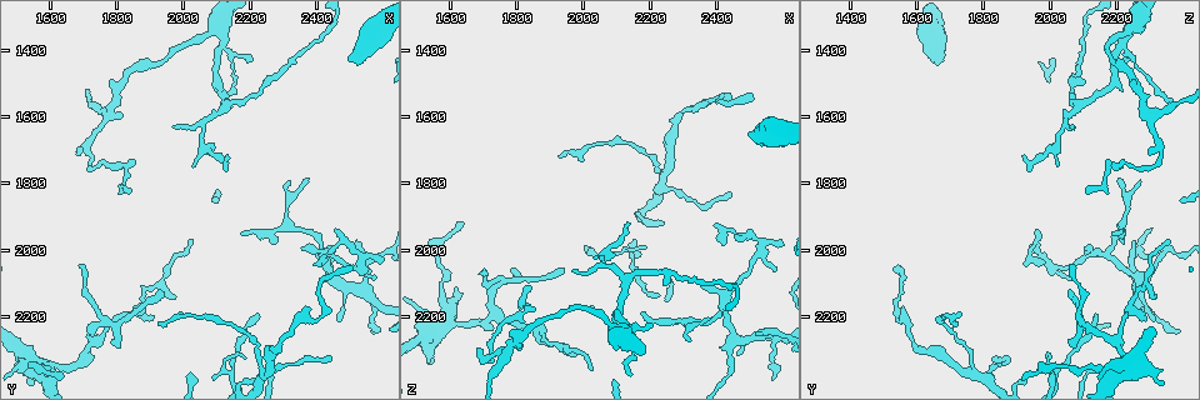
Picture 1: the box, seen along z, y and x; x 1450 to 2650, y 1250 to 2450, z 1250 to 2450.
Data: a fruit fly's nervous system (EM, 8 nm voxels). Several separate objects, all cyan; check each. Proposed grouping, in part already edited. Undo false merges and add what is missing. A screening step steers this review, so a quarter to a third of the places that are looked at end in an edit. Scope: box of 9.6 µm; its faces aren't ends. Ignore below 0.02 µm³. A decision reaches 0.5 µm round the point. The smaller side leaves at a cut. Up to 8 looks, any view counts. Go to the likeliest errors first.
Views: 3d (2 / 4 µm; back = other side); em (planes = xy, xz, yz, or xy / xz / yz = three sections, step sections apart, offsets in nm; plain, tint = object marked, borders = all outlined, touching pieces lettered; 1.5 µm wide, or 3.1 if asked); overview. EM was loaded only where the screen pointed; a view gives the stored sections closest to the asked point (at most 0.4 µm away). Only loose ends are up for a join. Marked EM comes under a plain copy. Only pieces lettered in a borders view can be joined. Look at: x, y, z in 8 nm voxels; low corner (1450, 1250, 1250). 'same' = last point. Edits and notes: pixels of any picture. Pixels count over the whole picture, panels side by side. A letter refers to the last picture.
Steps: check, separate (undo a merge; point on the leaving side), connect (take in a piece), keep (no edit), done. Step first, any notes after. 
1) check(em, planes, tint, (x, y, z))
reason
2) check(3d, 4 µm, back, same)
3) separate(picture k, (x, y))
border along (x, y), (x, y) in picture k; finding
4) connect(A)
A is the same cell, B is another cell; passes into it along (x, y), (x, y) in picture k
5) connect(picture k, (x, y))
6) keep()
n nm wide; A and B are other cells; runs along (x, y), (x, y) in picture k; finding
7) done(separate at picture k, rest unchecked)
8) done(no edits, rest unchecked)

check(3d, 2 µm, back, (2090, 1330, 2240))

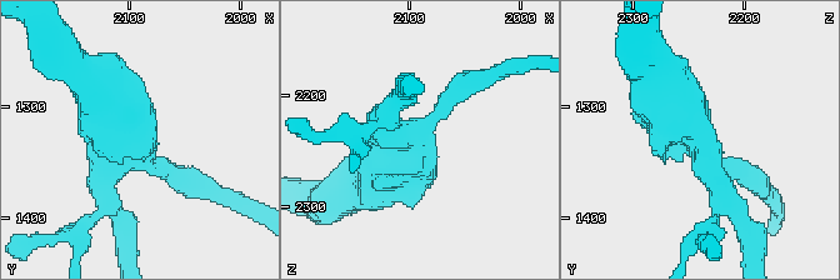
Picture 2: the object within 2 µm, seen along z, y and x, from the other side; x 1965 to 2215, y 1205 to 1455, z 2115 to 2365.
check(em, planes, tint, (2100, 1332, 2244))
4 arms

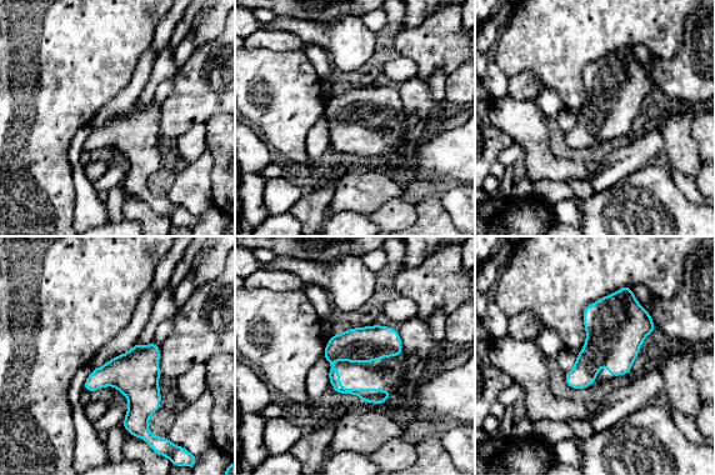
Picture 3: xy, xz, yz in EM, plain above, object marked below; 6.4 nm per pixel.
check(em, planes, borders, same)
what lies round it

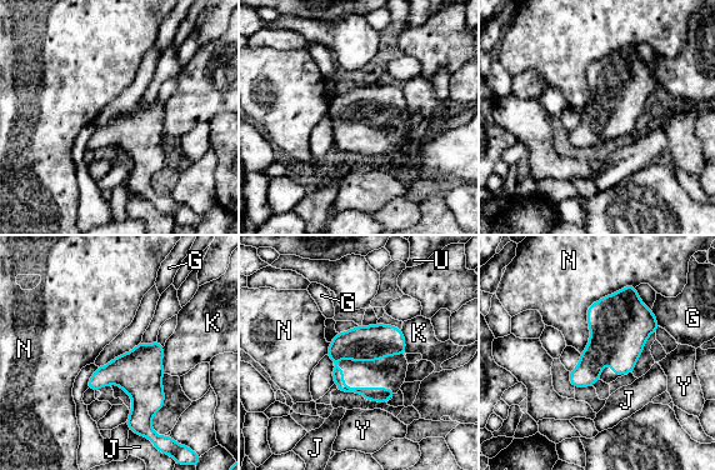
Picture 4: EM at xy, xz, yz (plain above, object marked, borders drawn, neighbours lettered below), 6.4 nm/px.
keep()
150 nm wide; G, J, K, N, U and Y are other cells; border along (635, 285), (589, 306), (580, 354) in picture 4; all the same neuron

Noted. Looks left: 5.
check(em, planes, borders, (2230, 2390, 1930))
thin end

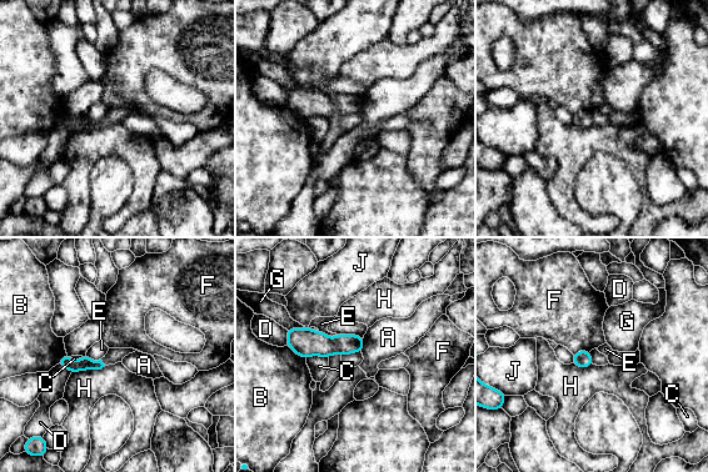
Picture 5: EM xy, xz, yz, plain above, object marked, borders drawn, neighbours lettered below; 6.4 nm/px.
keep()
A, B, C, D, E, F, G, H and J are other cells; border along (319, 330), (330, 337), (337, 336) in picture 5; none of them fits

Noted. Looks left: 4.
check(em, xy, step 8, tint, (2490, 1430, 1640))
an open end

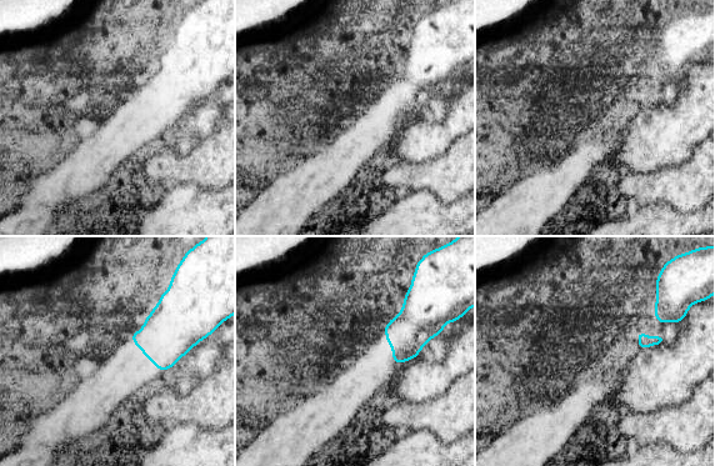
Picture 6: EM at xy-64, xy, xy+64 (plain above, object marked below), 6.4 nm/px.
check(em, planes, borders, same)

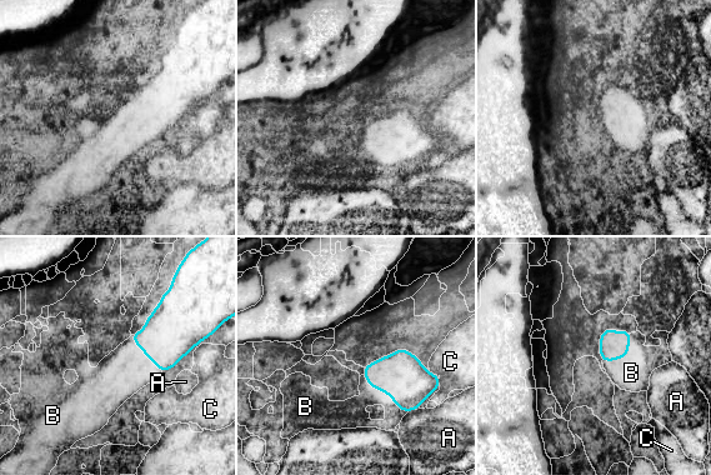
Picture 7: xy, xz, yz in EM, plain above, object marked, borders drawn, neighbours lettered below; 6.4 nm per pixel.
connect(B)
B touches over 380 nm; B is the same cell, A and C are other cells; passes into it along (401, 375), (385, 393), (353, 414) in picture 7; it goes on there

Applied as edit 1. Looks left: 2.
done(connect at picture 7, rest unchecked)

